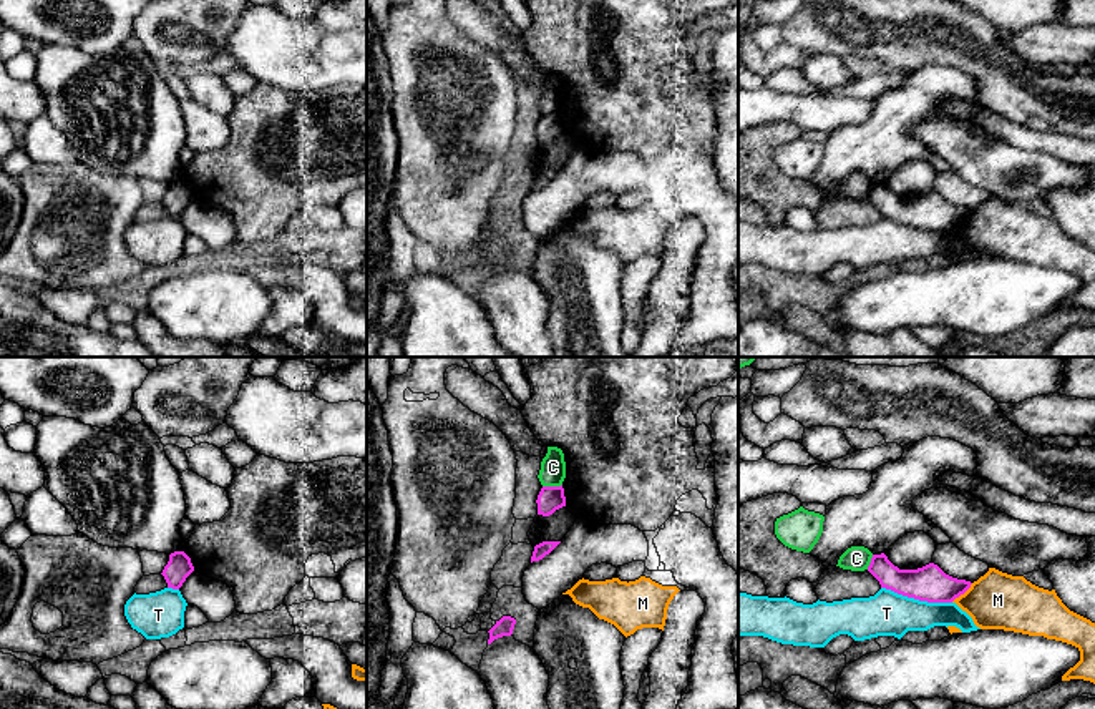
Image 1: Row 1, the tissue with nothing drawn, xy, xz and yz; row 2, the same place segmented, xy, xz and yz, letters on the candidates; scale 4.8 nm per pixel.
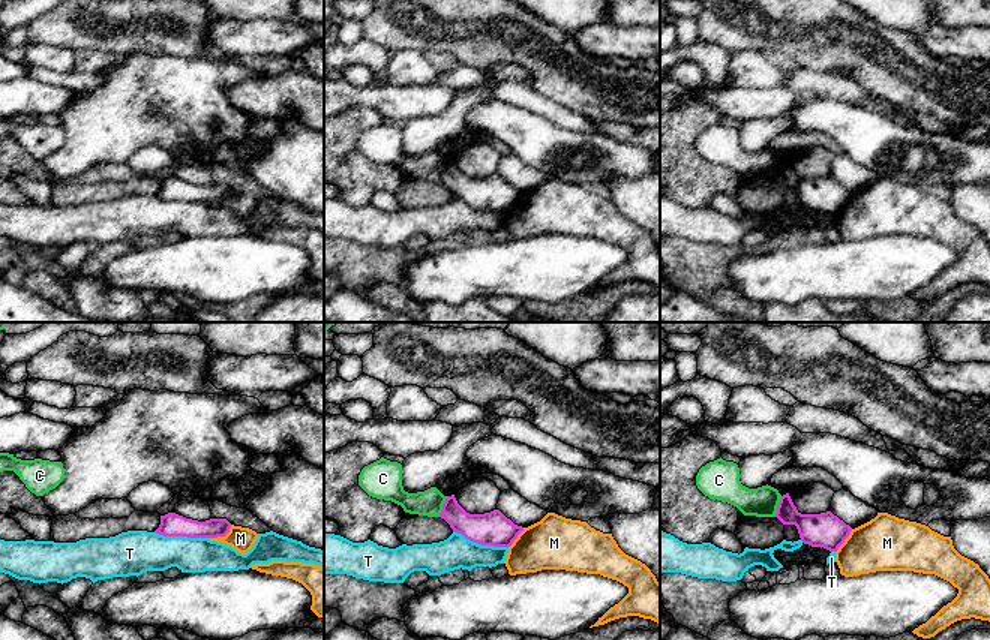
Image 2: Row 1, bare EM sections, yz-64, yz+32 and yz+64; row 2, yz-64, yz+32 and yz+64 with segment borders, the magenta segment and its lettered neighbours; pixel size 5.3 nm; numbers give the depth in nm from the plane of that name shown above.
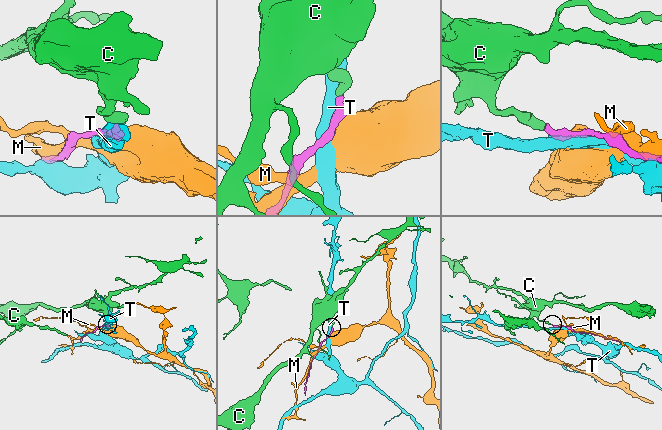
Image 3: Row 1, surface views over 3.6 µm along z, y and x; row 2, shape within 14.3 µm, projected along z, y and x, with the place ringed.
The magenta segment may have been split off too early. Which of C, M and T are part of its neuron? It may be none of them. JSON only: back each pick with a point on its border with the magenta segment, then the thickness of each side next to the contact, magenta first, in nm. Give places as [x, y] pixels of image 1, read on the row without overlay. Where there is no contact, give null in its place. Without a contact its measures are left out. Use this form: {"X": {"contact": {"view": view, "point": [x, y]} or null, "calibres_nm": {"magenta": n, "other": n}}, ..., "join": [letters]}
{"join": []}

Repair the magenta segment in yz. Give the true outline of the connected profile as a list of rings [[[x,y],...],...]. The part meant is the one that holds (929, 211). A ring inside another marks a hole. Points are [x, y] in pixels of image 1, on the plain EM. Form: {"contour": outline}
{"contour": [[[884,181],[873,183],[868,199],[881,216],[927,231],[952,231],[971,216],[971,209],[946,203],[929,191],[917,198],[899,198]]]}

